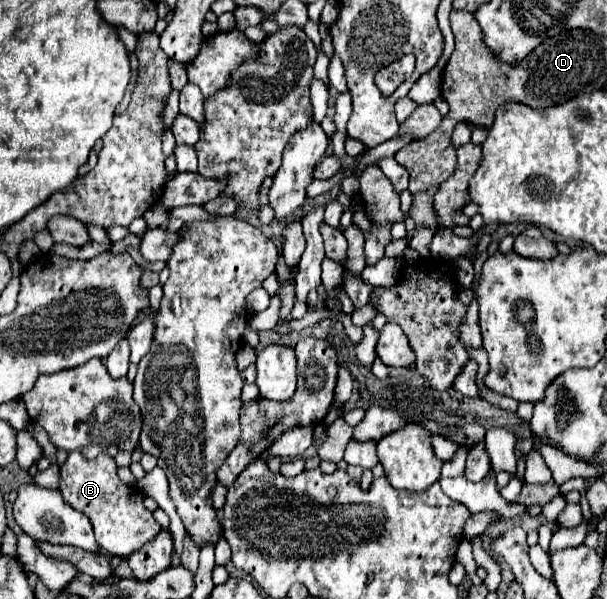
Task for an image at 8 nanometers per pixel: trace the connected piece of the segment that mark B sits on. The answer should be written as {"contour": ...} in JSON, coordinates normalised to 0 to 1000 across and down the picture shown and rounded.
{"contour":[[[112,756],[109,773],[99,780],[99,820],[112,843],[135,853],[158,890],[158,903],[168,920],[181,927],[211,930],[234,917],[234,910],[254,903],[267,886],[254,860],[237,846],[237,826],[221,810],[204,810],[191,793],[191,773],[185,763],[168,756],[155,770],[135,763],[135,756]]]}

